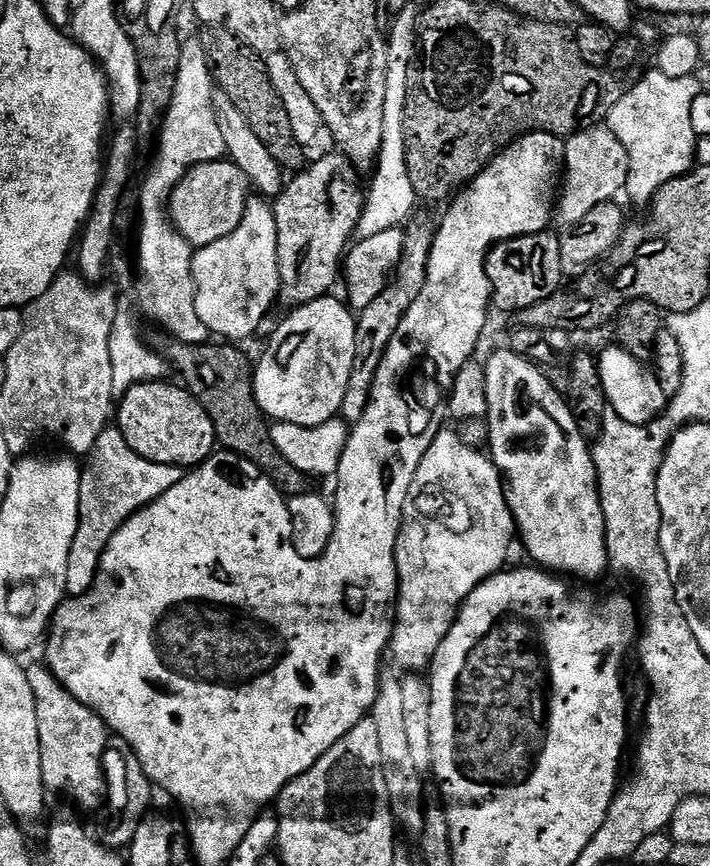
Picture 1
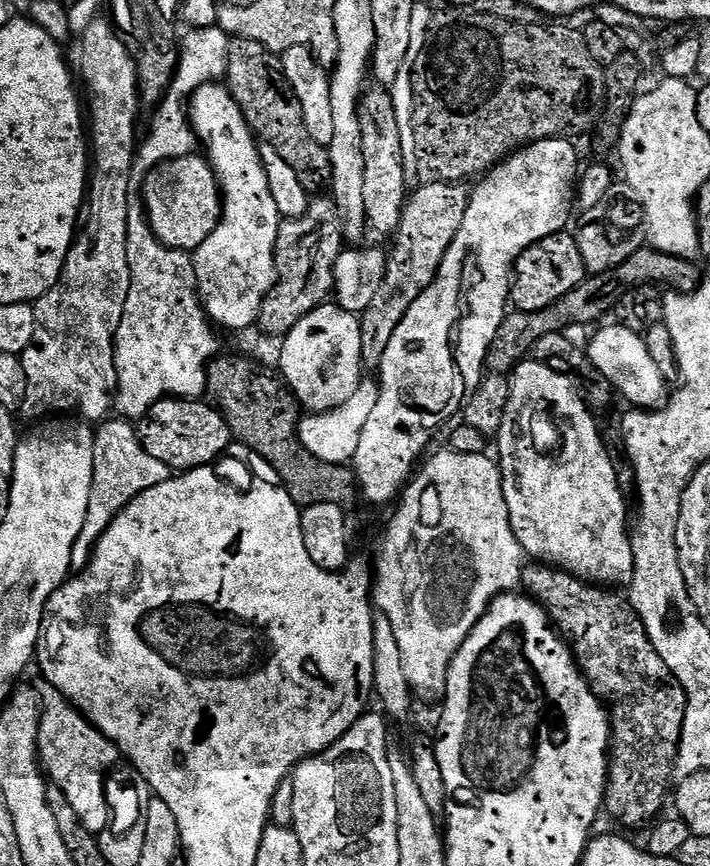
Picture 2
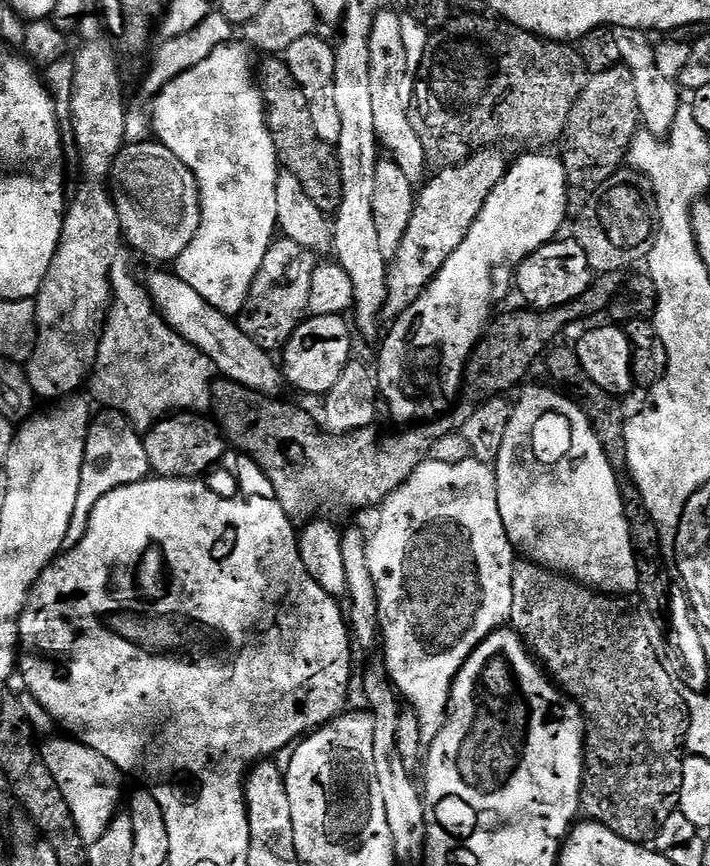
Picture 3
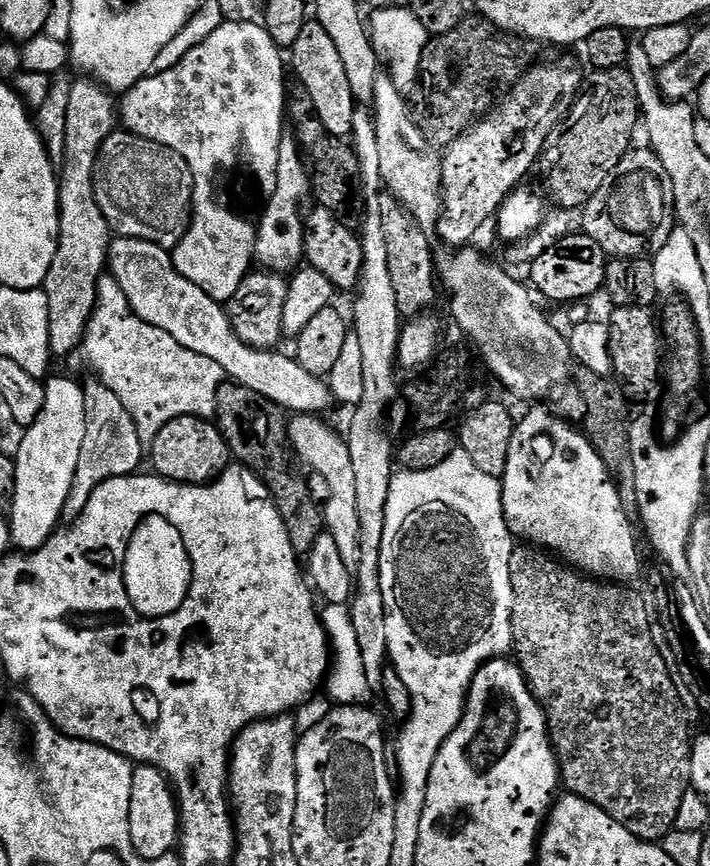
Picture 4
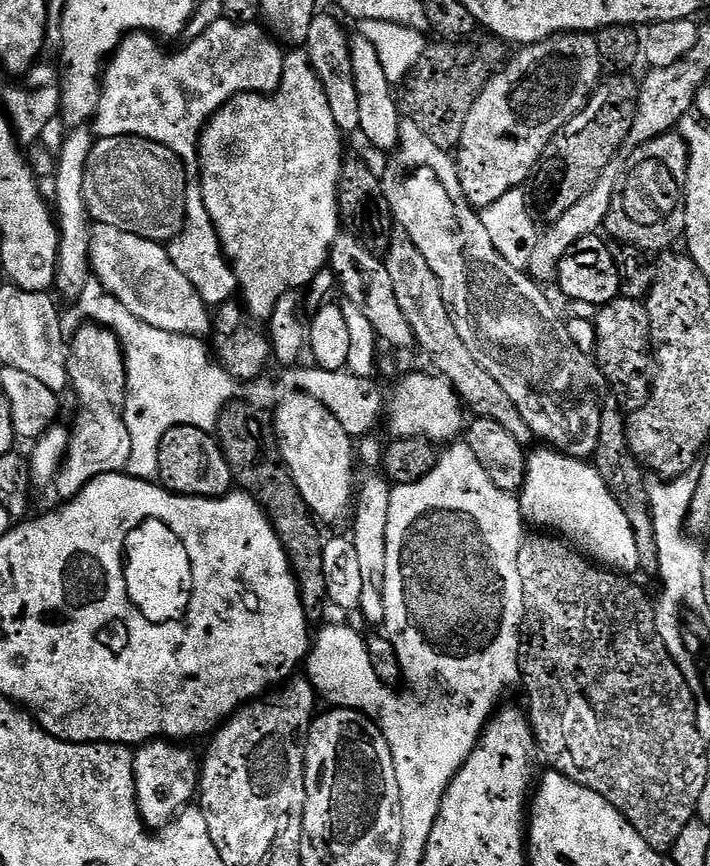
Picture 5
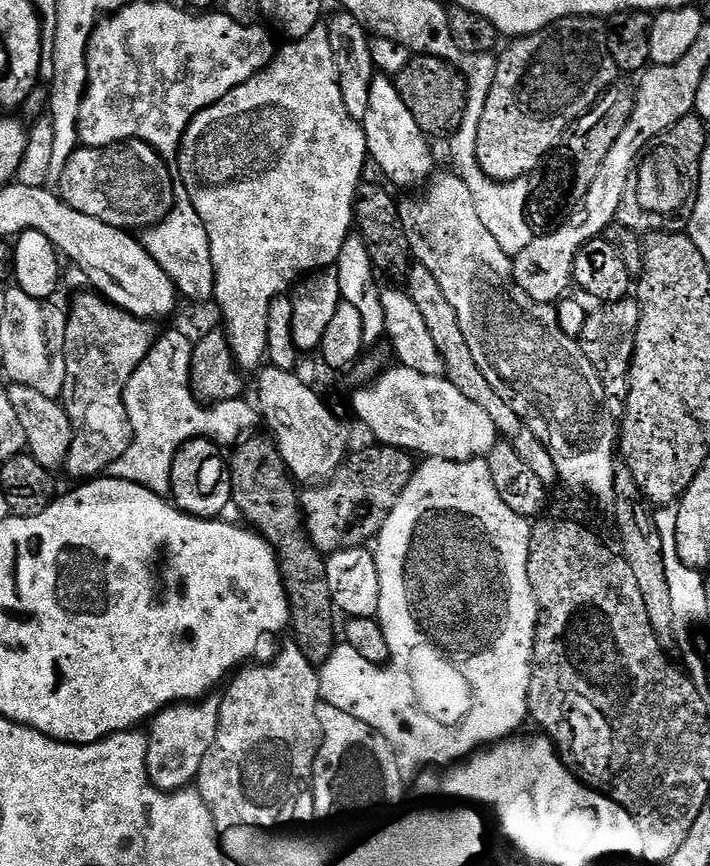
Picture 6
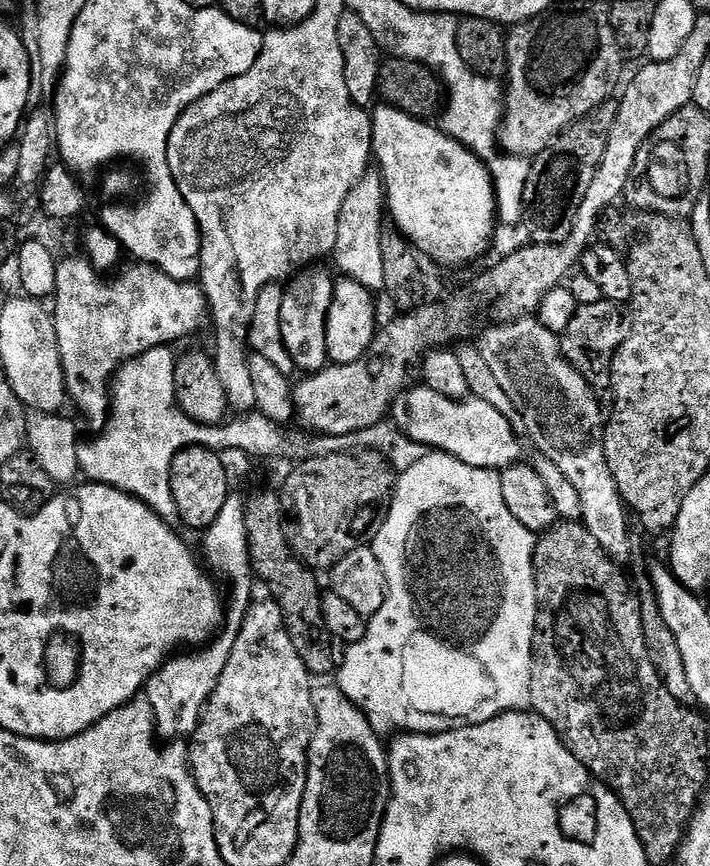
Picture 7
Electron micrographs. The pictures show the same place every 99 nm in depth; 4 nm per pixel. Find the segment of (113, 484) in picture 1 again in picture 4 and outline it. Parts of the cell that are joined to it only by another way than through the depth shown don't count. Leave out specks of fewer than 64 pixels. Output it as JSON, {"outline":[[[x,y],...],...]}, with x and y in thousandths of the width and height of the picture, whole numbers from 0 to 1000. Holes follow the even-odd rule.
{"outline":[[[130,443],[130,448],[118,448],[120,468],[121,468],[121,499],[130,499],[130,480],[146,480],[146,491],[152,492],[152,499],[158,499],[158,491],[169,490],[169,494],[163,494],[163,499],[169,499],[169,503],[158,503],[151,512],[152,515],[141,515],[141,518],[130,527],[130,517],[132,510],[127,506],[115,506],[115,524],[110,529],[110,543],[107,544],[106,562],[118,567],[118,570],[128,570],[138,560],[151,554],[159,554],[168,550],[185,550],[193,544],[192,540],[197,536],[197,525],[204,525],[204,514],[196,506],[194,497],[190,494],[189,487],[185,485],[183,478],[173,471],[172,464],[166,457],[159,455],[152,457],[145,448],[135,448],[135,443]],[[158,476],[169,476],[169,480],[163,480],[163,485],[158,485]],[[158,517],[158,518],[152,518]]]}

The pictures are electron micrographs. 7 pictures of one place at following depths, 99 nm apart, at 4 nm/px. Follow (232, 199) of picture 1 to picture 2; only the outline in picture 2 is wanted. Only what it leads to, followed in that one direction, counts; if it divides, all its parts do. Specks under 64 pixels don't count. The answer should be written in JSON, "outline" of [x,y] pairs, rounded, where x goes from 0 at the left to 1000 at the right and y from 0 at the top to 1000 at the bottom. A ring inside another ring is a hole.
{"outline":[[[273,180],[221,191],[207,201],[200,225],[208,260],[235,286],[275,289],[304,263],[311,227],[297,200]]]}

